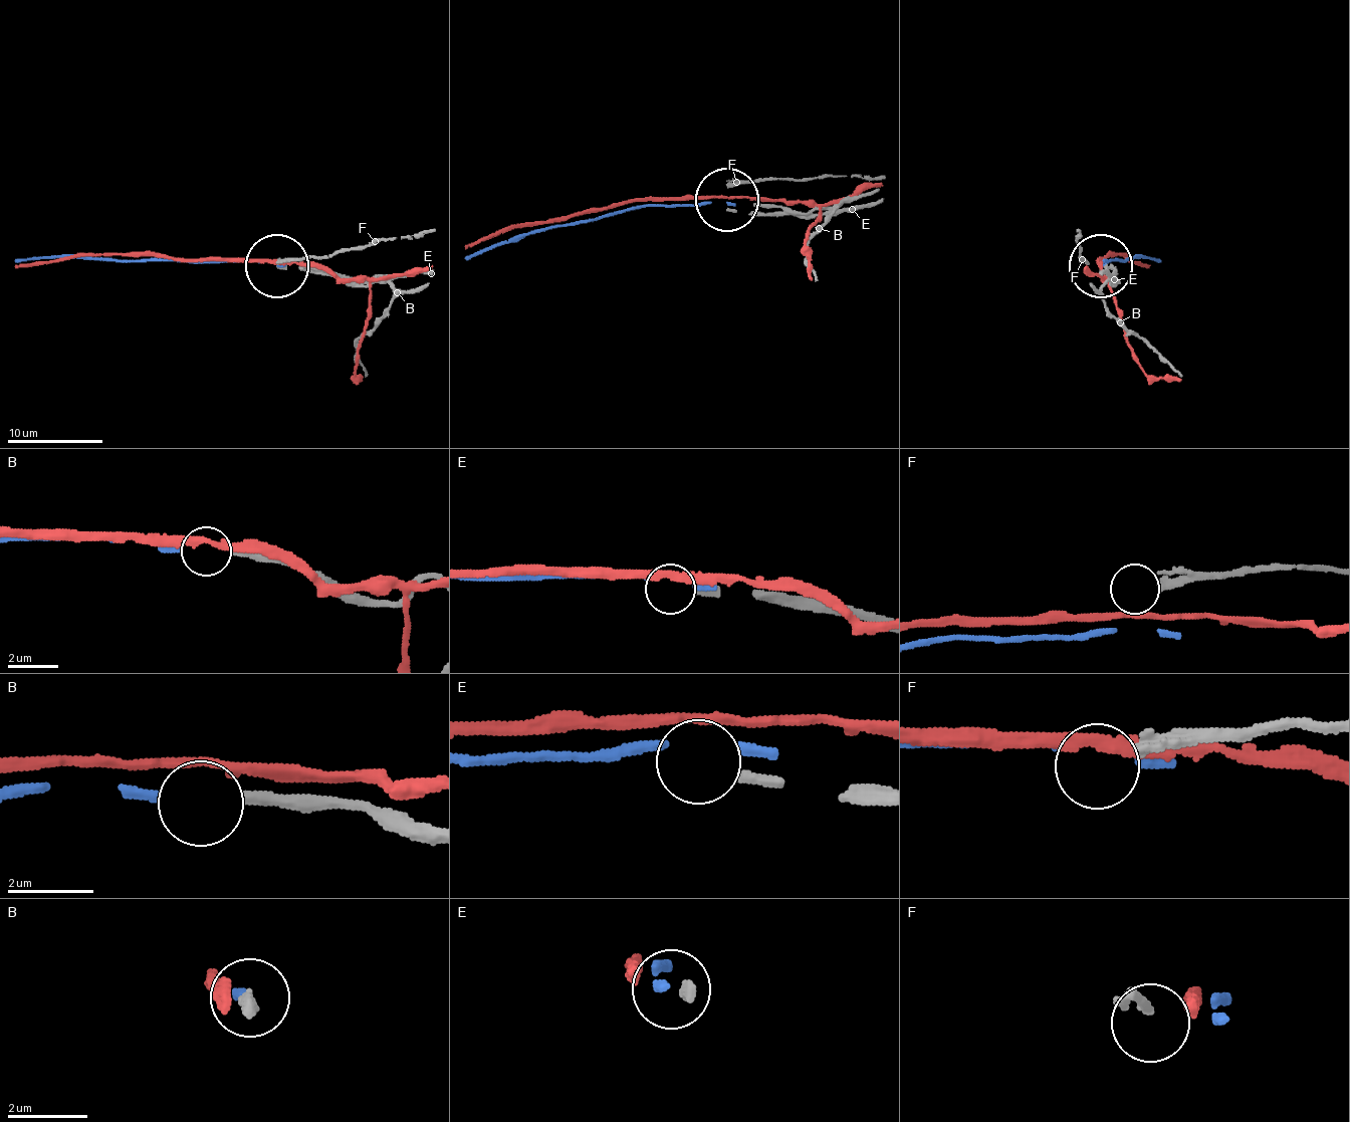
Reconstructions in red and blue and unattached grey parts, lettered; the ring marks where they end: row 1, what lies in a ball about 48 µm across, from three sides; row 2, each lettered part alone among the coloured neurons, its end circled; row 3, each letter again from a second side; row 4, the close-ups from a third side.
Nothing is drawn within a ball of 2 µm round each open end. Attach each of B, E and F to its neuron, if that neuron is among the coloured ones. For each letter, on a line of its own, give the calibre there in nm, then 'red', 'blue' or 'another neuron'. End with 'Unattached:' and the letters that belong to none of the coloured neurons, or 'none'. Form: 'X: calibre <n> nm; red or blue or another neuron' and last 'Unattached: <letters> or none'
B: calibre 320 nm; blue
E: calibre 280 nm; another neuron
F: calibre 300 nm; another neuron
Unattached: E, F

